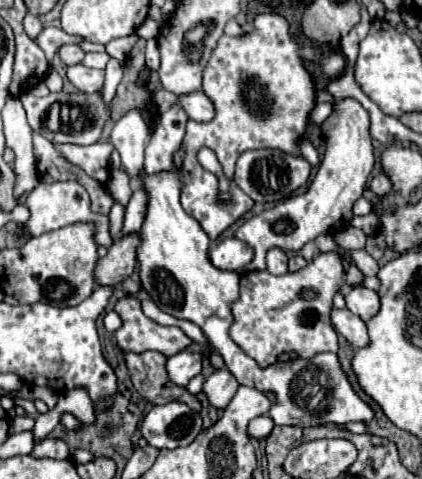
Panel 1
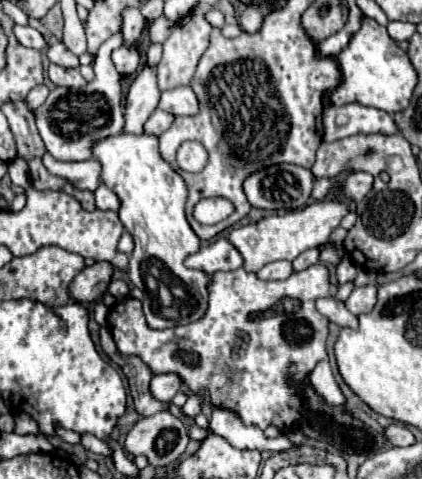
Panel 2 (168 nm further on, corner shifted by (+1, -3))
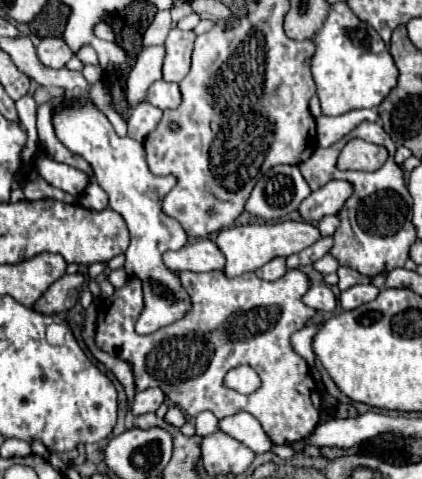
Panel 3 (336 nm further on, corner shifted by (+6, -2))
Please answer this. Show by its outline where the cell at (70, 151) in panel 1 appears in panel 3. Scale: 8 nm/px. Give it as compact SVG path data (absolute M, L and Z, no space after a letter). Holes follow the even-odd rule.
M45 154L37 158L37 172L45 182L49 182L51 186L55 186L67 194L73 194L73 196L83 194L83 190L89 184L89 180L83 172L79 172L67 164L61 164L61 162L53 162Z

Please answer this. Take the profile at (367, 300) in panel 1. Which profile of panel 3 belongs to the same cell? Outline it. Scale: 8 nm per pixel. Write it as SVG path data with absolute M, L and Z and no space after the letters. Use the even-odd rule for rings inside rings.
M367 284L367 286L353 286L349 290L343 290L341 296L339 296L339 302L341 302L341 308L343 310L353 310L365 302L371 302L373 298L377 298L379 294L379 288L373 286L373 284Z

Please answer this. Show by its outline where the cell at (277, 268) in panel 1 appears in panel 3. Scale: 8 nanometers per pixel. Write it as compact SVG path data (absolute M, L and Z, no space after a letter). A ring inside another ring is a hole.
M273 258L273 260L267 262L265 266L261 266L255 274L257 274L261 280L279 280L285 272L287 272L285 258Z

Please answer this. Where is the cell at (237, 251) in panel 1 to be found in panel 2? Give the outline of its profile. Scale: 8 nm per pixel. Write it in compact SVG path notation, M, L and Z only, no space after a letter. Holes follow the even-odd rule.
M218 237L210 245L202 247L198 253L190 255L186 259L186 267L202 269L206 273L216 271L232 271L242 267L242 255L238 255L238 249L224 237Z

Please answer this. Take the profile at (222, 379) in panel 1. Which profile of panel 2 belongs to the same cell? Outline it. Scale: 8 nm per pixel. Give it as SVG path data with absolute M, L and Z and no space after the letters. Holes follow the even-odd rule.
M190 395L188 397L188 401L186 401L186 405L182 407L182 411L186 413L186 415L190 415L190 417L196 417L200 411L202 411L202 405L204 405L204 399L202 399L202 395Z

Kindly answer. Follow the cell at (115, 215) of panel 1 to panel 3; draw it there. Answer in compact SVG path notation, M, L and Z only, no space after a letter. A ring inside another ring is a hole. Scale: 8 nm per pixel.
M93 180L85 192L83 192L83 198L81 198L81 204L89 210L105 210L109 206L109 200L107 200L107 194L101 190L101 186Z

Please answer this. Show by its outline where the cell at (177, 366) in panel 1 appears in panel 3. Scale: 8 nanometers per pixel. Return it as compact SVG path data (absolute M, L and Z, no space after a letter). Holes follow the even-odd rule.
M147 388L147 390L135 394L131 412L133 412L133 416L155 412L163 404L163 400L165 400L165 396L163 396L163 392L159 388Z

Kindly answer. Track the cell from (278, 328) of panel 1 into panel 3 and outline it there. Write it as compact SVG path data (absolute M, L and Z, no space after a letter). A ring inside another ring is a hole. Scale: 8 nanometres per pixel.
M287 270L285 276L281 276L275 282L261 280L255 276L255 272L247 272L237 278L227 278L223 272L207 272L207 274L179 272L177 276L181 280L181 286L185 286L191 298L191 310L181 320L165 328L159 328L153 334L139 336L135 332L135 322L143 312L143 282L139 278L129 276L125 286L115 288L115 294L111 298L99 302L97 330L95 330L97 348L121 358L131 366L137 390L161 388L163 394L169 398L169 402L181 408L185 416L193 418L199 412L209 410L217 418L225 418L239 410L245 410L259 420L259 424L263 426L265 434L271 438L273 444L289 446L305 440L319 424L321 392L305 360L293 352L289 336L295 330L303 328L315 314L313 308L301 302L301 296L309 288L309 278L301 270ZM239 364L249 364L251 368L255 368L255 372L261 378L261 388L255 390L253 394L243 396L223 386L225 374Z

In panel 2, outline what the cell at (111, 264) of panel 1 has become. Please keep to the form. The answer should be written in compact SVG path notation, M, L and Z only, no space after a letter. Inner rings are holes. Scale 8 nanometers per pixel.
M98 261L92 267L86 267L82 273L76 275L76 279L70 285L72 299L80 303L98 301L112 281L112 271L114 267L108 261Z

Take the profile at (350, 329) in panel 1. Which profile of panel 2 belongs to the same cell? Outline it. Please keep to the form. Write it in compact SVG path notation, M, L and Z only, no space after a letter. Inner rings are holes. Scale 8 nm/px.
M334 297L318 299L318 301L316 301L316 307L318 307L318 311L320 311L330 323L336 323L340 329L342 329L342 327L350 327L350 329L358 327L358 317L352 315L352 313L346 309L346 305L340 303L340 301L336 301Z

